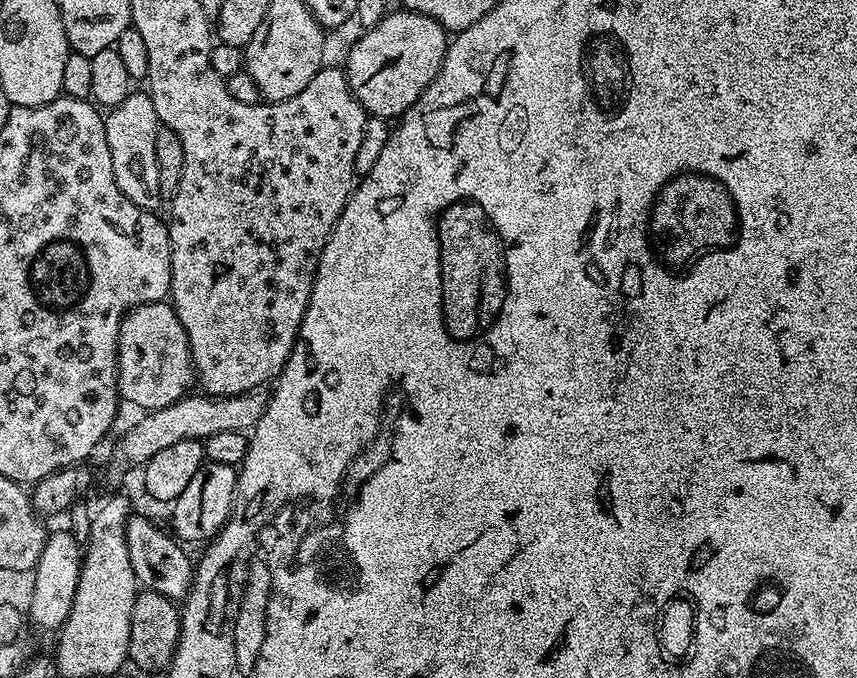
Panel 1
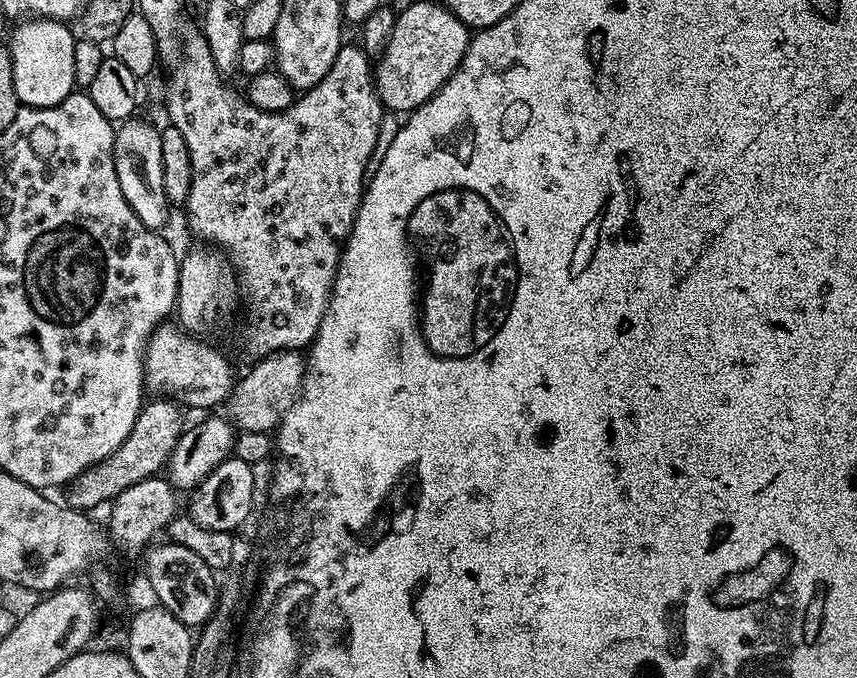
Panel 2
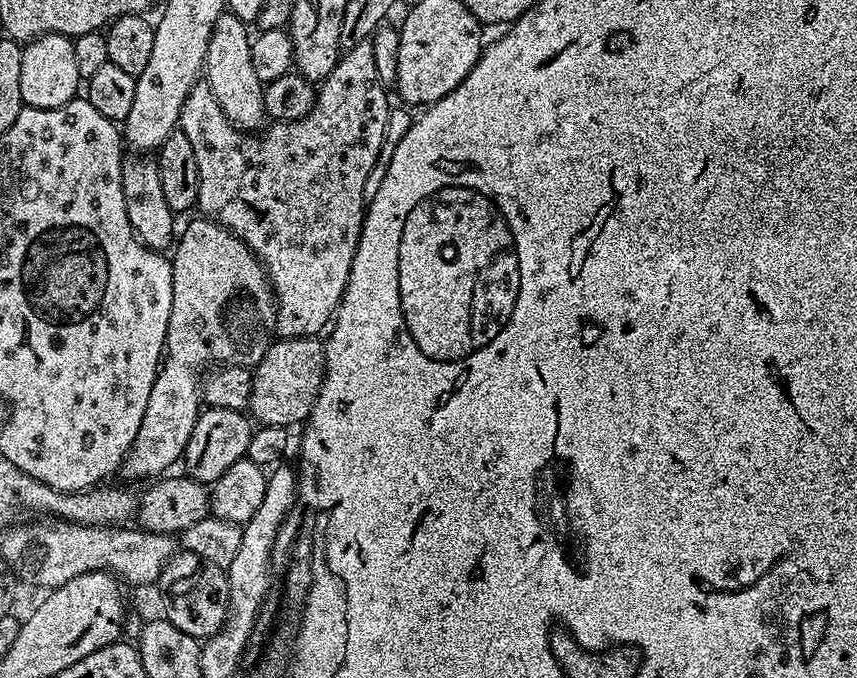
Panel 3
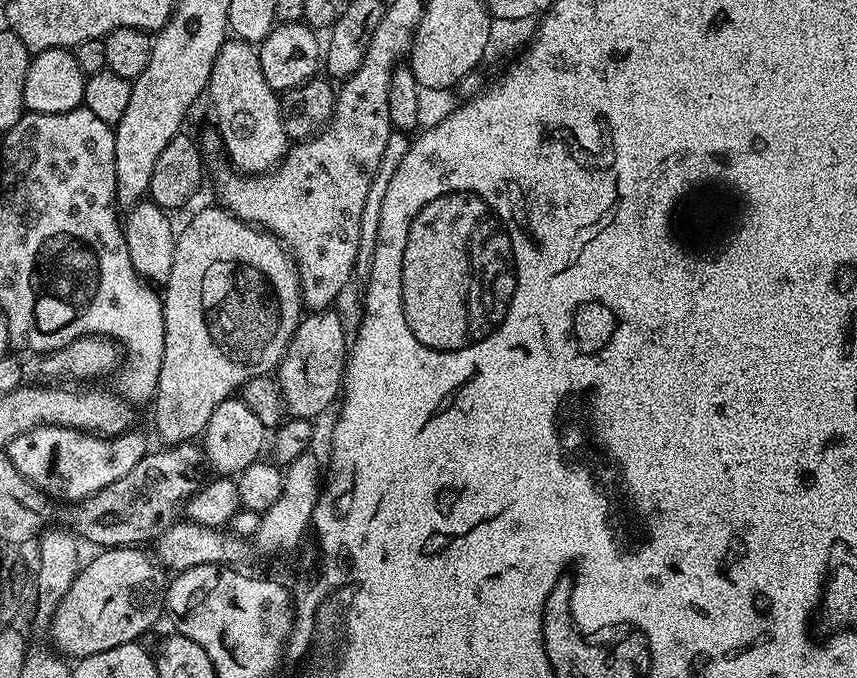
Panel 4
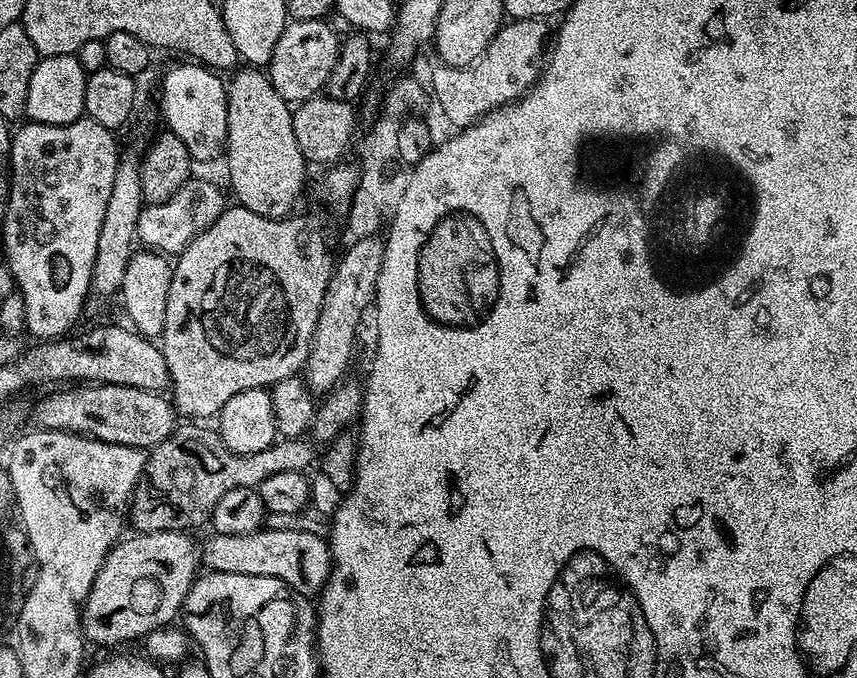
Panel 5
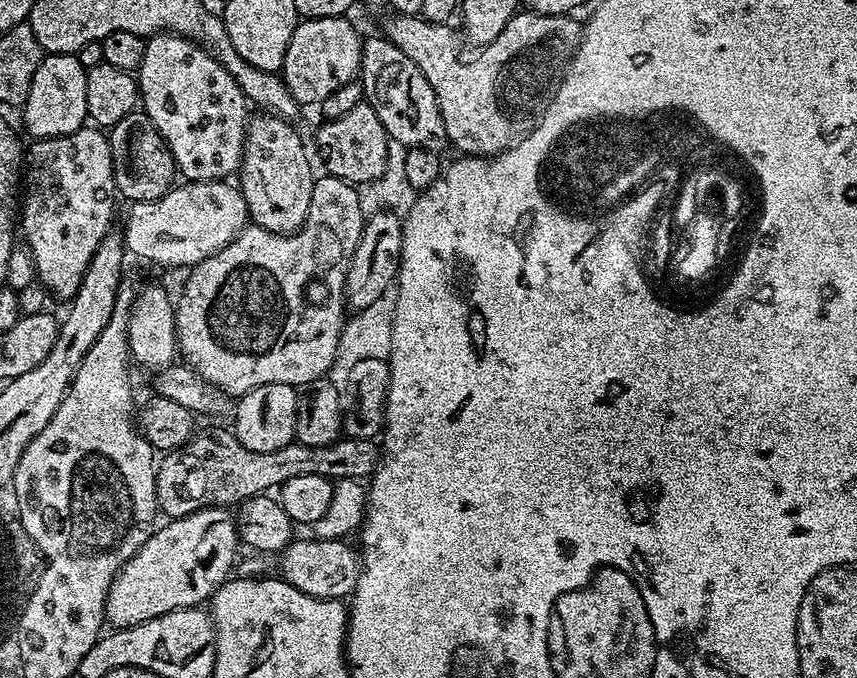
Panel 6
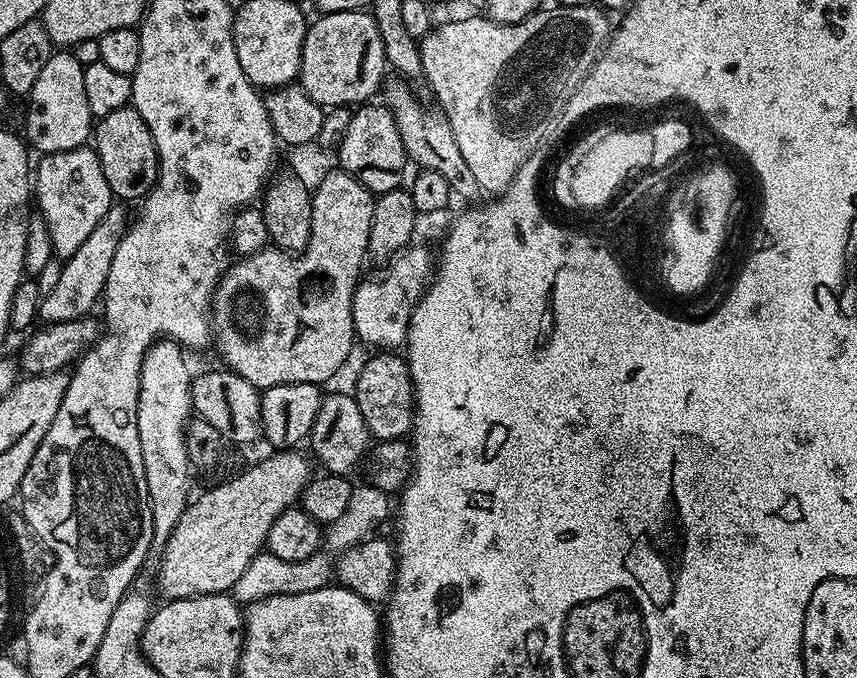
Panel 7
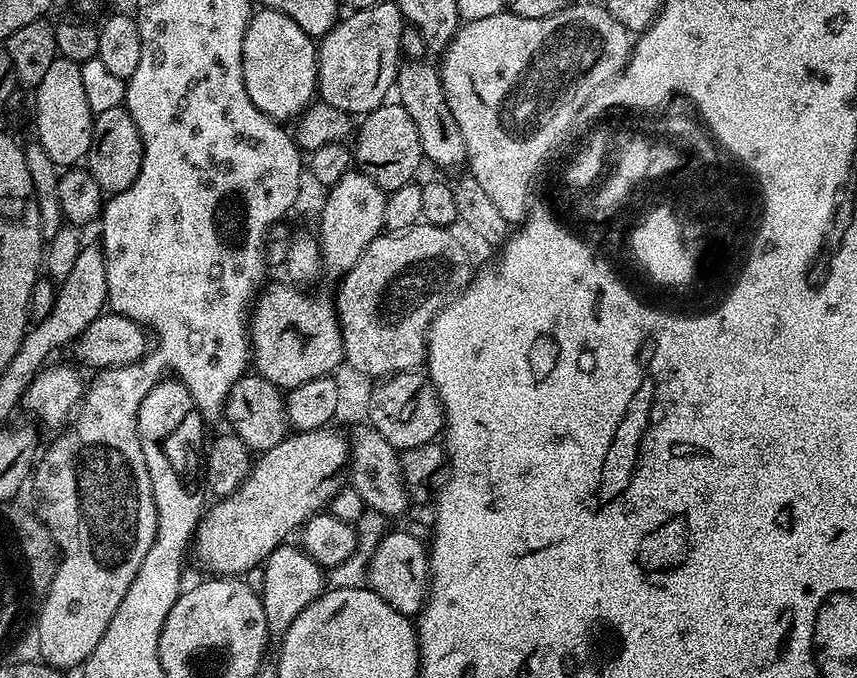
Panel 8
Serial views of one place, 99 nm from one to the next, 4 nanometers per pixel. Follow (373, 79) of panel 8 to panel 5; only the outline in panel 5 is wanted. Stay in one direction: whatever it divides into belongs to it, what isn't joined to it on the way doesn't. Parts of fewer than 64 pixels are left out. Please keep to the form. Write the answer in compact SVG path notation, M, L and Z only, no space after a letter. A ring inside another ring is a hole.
M327 19L293 20L282 30L282 38L278 38L278 46L274 46L274 54L266 65L268 80L289 102L310 100L327 84L330 70L334 70L334 62L338 62L341 37L336 37L334 29L328 25Z

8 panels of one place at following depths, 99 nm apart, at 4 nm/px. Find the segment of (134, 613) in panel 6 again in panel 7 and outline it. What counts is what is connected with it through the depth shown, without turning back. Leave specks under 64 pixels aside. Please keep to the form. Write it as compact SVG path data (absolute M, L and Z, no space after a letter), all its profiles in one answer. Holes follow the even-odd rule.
M276 450L271 454L189 503L162 549L164 557L156 580L165 601L231 593L246 566L267 545L274 518L303 497L313 475L309 457L300 450Z

